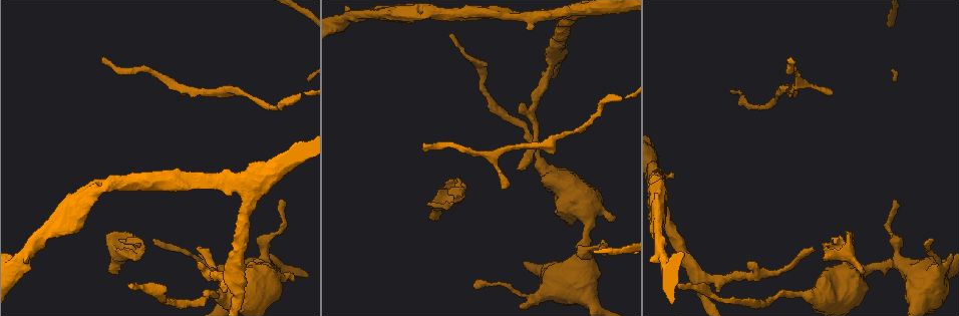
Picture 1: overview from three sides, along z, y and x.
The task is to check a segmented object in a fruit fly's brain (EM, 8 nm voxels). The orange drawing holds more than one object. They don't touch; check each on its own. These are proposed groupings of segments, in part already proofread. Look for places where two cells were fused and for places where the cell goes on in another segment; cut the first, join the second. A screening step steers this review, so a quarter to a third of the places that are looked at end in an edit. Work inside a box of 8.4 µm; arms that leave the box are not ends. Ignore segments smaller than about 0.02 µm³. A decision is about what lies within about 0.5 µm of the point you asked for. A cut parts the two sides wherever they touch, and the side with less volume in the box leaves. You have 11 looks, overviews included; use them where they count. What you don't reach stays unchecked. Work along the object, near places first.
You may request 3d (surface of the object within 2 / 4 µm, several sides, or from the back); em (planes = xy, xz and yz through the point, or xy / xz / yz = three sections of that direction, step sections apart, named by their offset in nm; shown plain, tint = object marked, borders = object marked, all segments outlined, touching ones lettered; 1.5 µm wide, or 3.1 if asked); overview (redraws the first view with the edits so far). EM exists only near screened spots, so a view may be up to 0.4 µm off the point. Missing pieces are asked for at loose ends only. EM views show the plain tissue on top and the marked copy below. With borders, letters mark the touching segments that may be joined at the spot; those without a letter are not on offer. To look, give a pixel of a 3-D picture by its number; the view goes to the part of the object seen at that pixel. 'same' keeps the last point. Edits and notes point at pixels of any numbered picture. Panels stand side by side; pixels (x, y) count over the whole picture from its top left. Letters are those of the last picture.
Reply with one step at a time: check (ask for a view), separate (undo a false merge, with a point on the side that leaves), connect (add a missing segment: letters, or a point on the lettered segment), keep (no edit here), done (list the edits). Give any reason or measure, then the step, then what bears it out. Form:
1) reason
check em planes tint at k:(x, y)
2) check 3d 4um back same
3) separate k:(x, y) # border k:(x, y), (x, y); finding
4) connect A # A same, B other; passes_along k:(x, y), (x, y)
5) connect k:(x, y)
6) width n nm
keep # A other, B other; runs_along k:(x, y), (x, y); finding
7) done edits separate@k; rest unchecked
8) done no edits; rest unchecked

branch stops here
check 3d 4um back at 1:(422, 146)

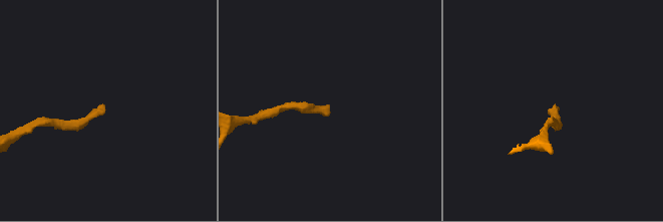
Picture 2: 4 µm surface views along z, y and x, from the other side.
now the EM
check em planes borders at 2:(102, 103)

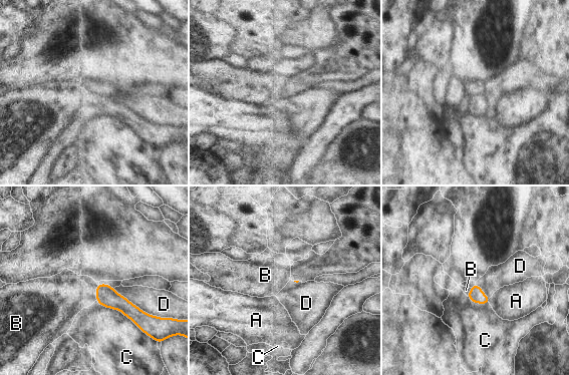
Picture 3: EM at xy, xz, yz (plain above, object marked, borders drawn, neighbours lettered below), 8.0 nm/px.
connect B # A other, B same, C other, D other; passes_along 3:(106, 296), (96, 293), (66, 294); it goes on there

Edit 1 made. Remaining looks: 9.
free end
check 3d 2um at 1:(677, 286)

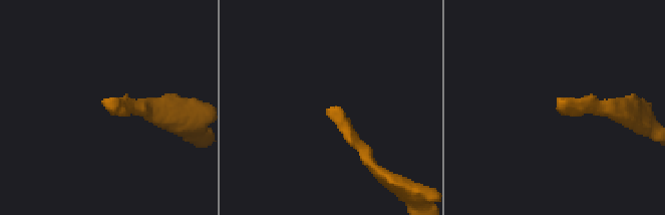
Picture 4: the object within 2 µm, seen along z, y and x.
now the EM
check em planes borders at 4:(558, 102)

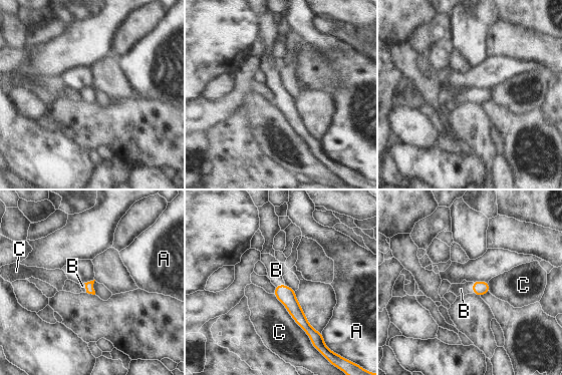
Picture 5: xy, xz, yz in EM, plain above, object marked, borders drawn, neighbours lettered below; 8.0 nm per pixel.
connect B # A other, B same, C other; passes_along 5:(479, 288), (473, 287), (461, 289); the cell continues

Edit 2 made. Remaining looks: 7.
an open end
check 3d 4um at 1:(519, 170)

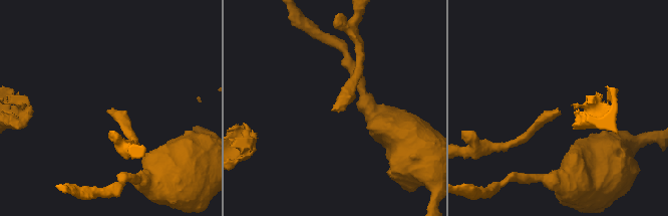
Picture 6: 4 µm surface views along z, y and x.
need the tissue
check em planes borders at 6:(334, 111)

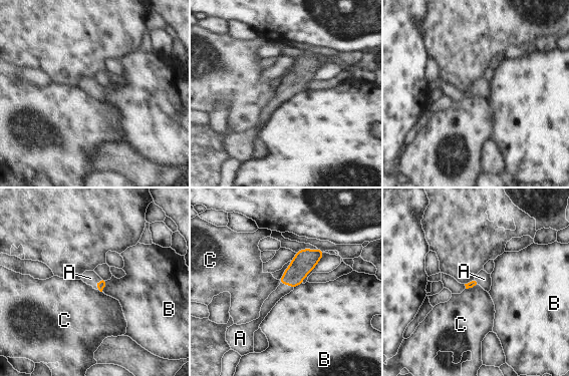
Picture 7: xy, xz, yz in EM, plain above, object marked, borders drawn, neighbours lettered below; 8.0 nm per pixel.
connect A # A same, B other, C other; passes_along 7:(305, 260), (287, 284), (282, 290); the cell continues

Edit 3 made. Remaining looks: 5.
tapers out
check em xz step 4 tint at 1:(599, 248)

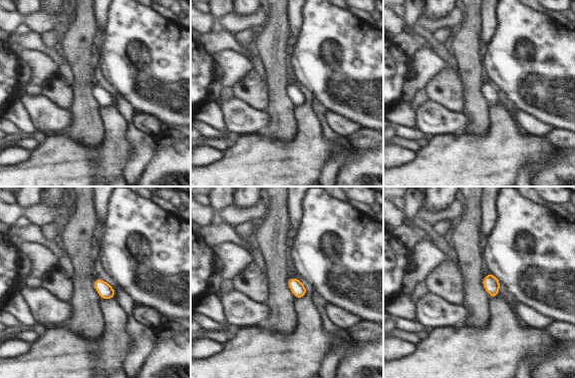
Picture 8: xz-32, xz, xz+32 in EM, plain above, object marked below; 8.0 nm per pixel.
cut it another way
check em planes borders same

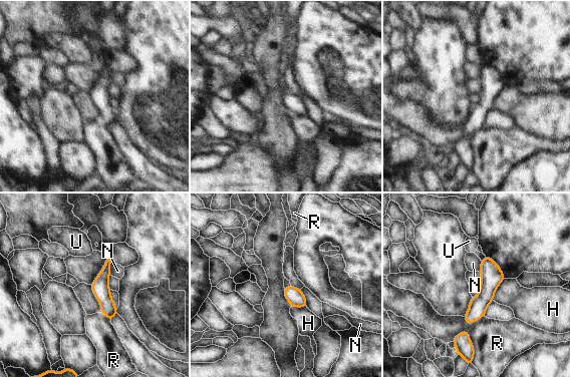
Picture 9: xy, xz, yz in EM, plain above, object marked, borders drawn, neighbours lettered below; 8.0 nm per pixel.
keep # H other, N other, R other, U other; runs_along 9:(486, 259), (487, 294), (470, 321); no lettered segment goes on from it

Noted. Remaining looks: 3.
tapers out
check em yz step 4 borders at 1:(507, 187)

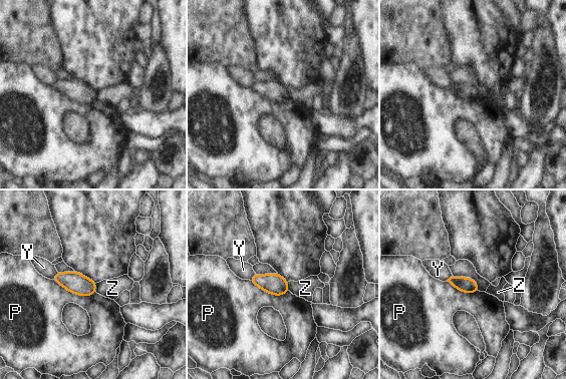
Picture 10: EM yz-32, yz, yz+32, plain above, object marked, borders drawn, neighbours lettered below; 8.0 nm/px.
keep # P other, Y other, Z other; border 10:(95, 283), (96, 291); none of them fits

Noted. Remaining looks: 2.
done edits connect@3, connect@5, connect@7; rest unchecked

